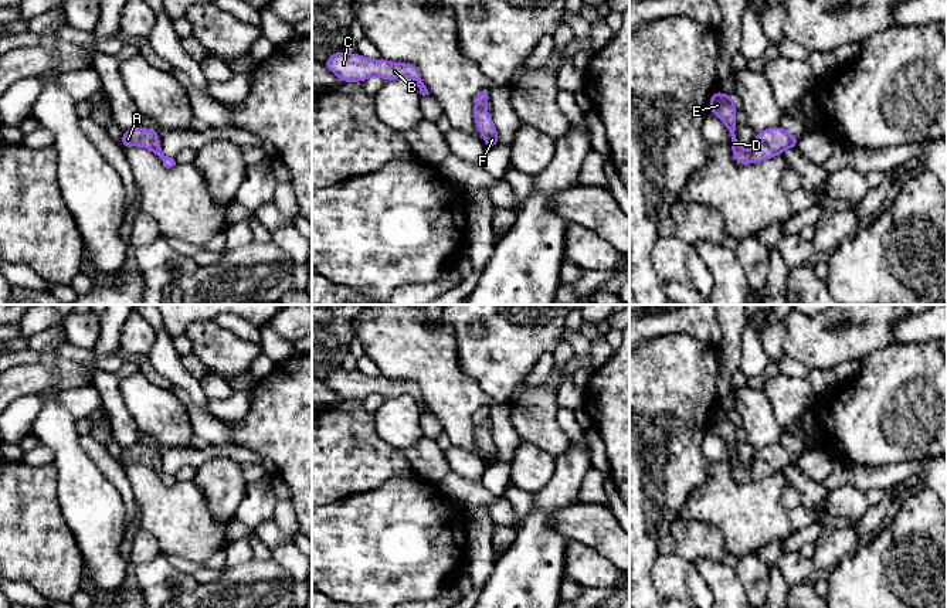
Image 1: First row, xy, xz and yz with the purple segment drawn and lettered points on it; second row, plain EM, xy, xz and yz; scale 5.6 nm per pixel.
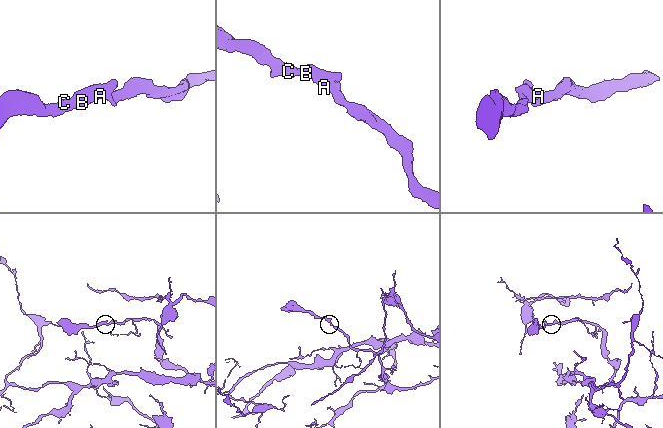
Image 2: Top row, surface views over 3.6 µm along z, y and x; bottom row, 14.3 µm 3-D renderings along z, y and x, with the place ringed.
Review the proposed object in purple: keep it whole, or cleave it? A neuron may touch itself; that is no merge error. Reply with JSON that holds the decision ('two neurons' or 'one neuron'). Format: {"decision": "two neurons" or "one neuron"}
{"decision": "one neuron"}

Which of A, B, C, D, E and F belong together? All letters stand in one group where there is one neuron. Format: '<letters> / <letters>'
A B C D E F

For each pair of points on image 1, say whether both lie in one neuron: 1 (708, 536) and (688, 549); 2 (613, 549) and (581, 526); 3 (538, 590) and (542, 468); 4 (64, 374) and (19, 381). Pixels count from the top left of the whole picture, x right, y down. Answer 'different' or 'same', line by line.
1: same
2: same
3: different
4: same

